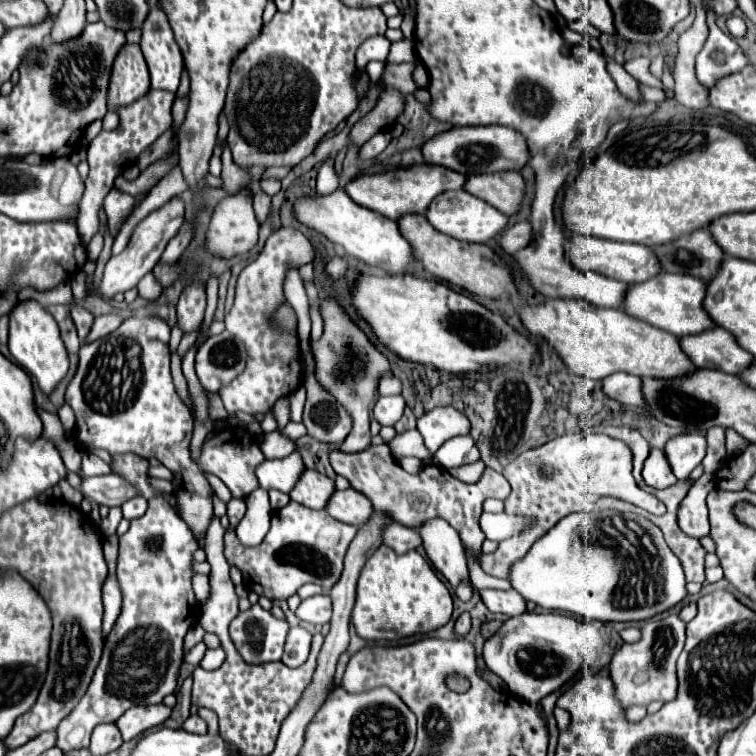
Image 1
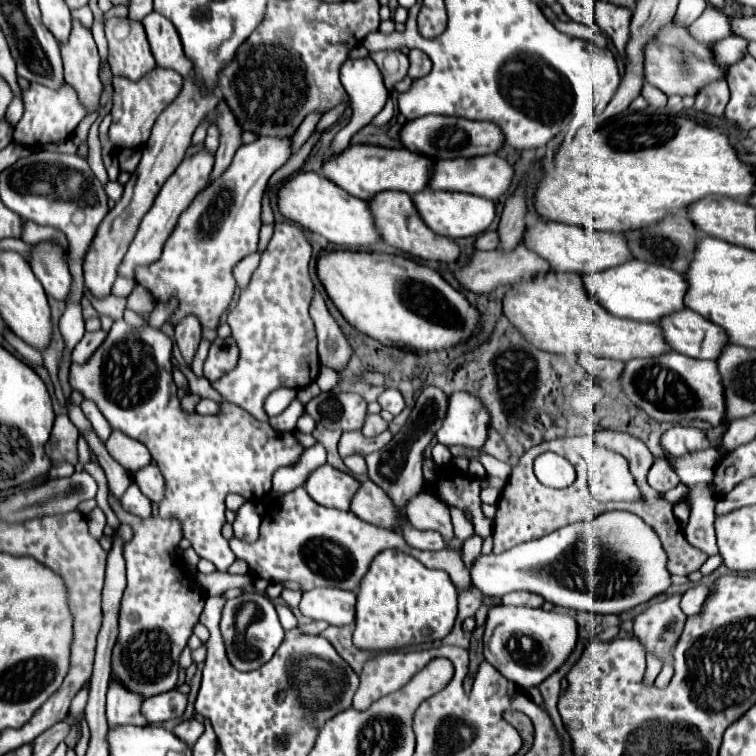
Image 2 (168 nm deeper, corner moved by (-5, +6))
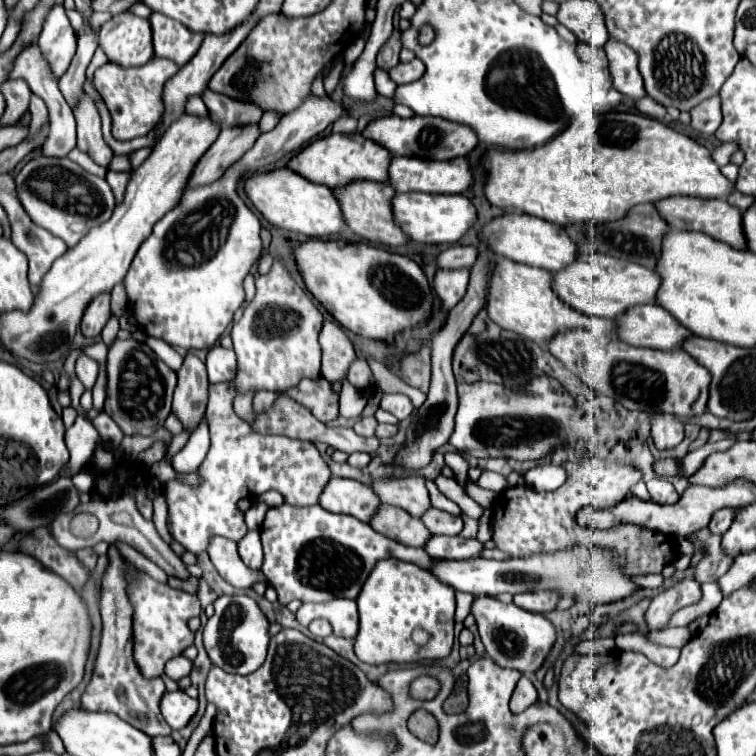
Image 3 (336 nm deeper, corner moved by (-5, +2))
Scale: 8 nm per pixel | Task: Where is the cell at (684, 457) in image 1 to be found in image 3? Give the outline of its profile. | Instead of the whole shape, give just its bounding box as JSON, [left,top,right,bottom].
[650,414,684,450]

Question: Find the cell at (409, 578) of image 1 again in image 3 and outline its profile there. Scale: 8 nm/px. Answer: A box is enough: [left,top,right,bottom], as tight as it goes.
[354,558,454,666]

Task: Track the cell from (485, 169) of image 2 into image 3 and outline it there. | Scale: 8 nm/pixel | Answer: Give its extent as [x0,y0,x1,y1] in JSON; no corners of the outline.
[388,156,472,194]

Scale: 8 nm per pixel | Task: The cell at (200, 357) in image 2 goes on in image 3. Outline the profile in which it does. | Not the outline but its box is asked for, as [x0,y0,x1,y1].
[172,420,210,472]

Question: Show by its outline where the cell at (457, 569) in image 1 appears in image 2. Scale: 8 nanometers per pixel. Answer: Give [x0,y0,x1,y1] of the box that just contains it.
[406,492,454,544]

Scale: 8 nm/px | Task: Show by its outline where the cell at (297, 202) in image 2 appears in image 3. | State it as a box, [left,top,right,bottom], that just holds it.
[244,168,344,238]

